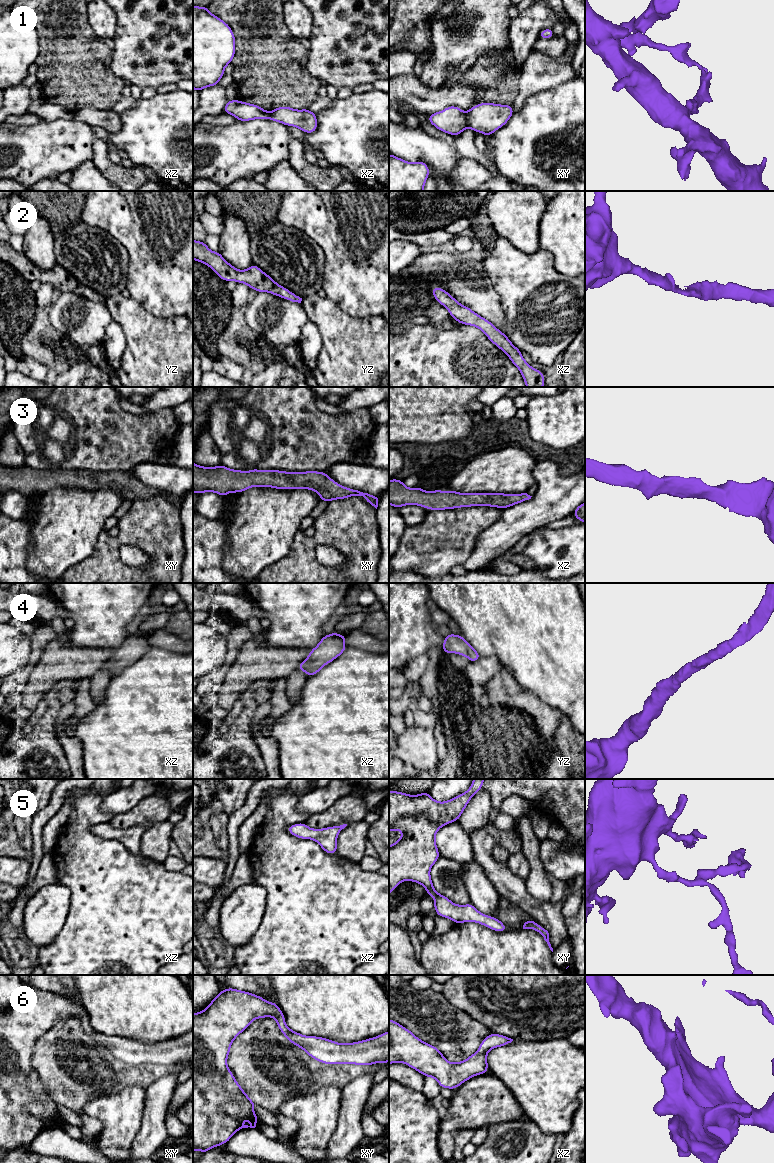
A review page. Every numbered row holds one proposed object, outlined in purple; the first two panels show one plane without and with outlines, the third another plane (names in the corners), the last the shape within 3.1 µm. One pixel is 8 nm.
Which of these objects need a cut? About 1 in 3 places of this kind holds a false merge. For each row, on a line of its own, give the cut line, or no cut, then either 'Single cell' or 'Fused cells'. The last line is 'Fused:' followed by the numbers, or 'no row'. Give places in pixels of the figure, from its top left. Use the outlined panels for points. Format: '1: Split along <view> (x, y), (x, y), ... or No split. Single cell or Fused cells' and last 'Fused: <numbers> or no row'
1: Split along xy (464, 112), (468, 126). Fused cells
2: No split. Single cell
3: No split. Single cell
4: No split. Single cell
5: Split along xy (536, 923), (532, 928). Fused cells
6: No split. Single cell
Fused: 1, 5

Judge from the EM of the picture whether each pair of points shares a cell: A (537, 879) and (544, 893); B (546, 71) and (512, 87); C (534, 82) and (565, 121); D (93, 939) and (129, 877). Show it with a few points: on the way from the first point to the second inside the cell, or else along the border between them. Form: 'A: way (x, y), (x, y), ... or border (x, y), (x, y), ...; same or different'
A: way (537, 882), (542, 890); same
B: border (521, 74), (518, 80), (518, 92), (511, 103); different
C: border (563, 82), (532, 94), (522, 105); different
D: way (108, 924), (126, 906), (126, 892); same

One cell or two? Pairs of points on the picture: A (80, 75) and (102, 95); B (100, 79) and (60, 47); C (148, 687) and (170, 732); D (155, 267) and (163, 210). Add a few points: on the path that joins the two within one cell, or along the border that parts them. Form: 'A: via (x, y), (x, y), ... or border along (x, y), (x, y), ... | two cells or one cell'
A: via (85, 80), (97, 90) | one cell
B: via (90, 77), (70, 57) | one cell
C: via (159, 698), (166, 705), (170, 721) | one cell
D: via (163, 253), (163, 224) | one cell

